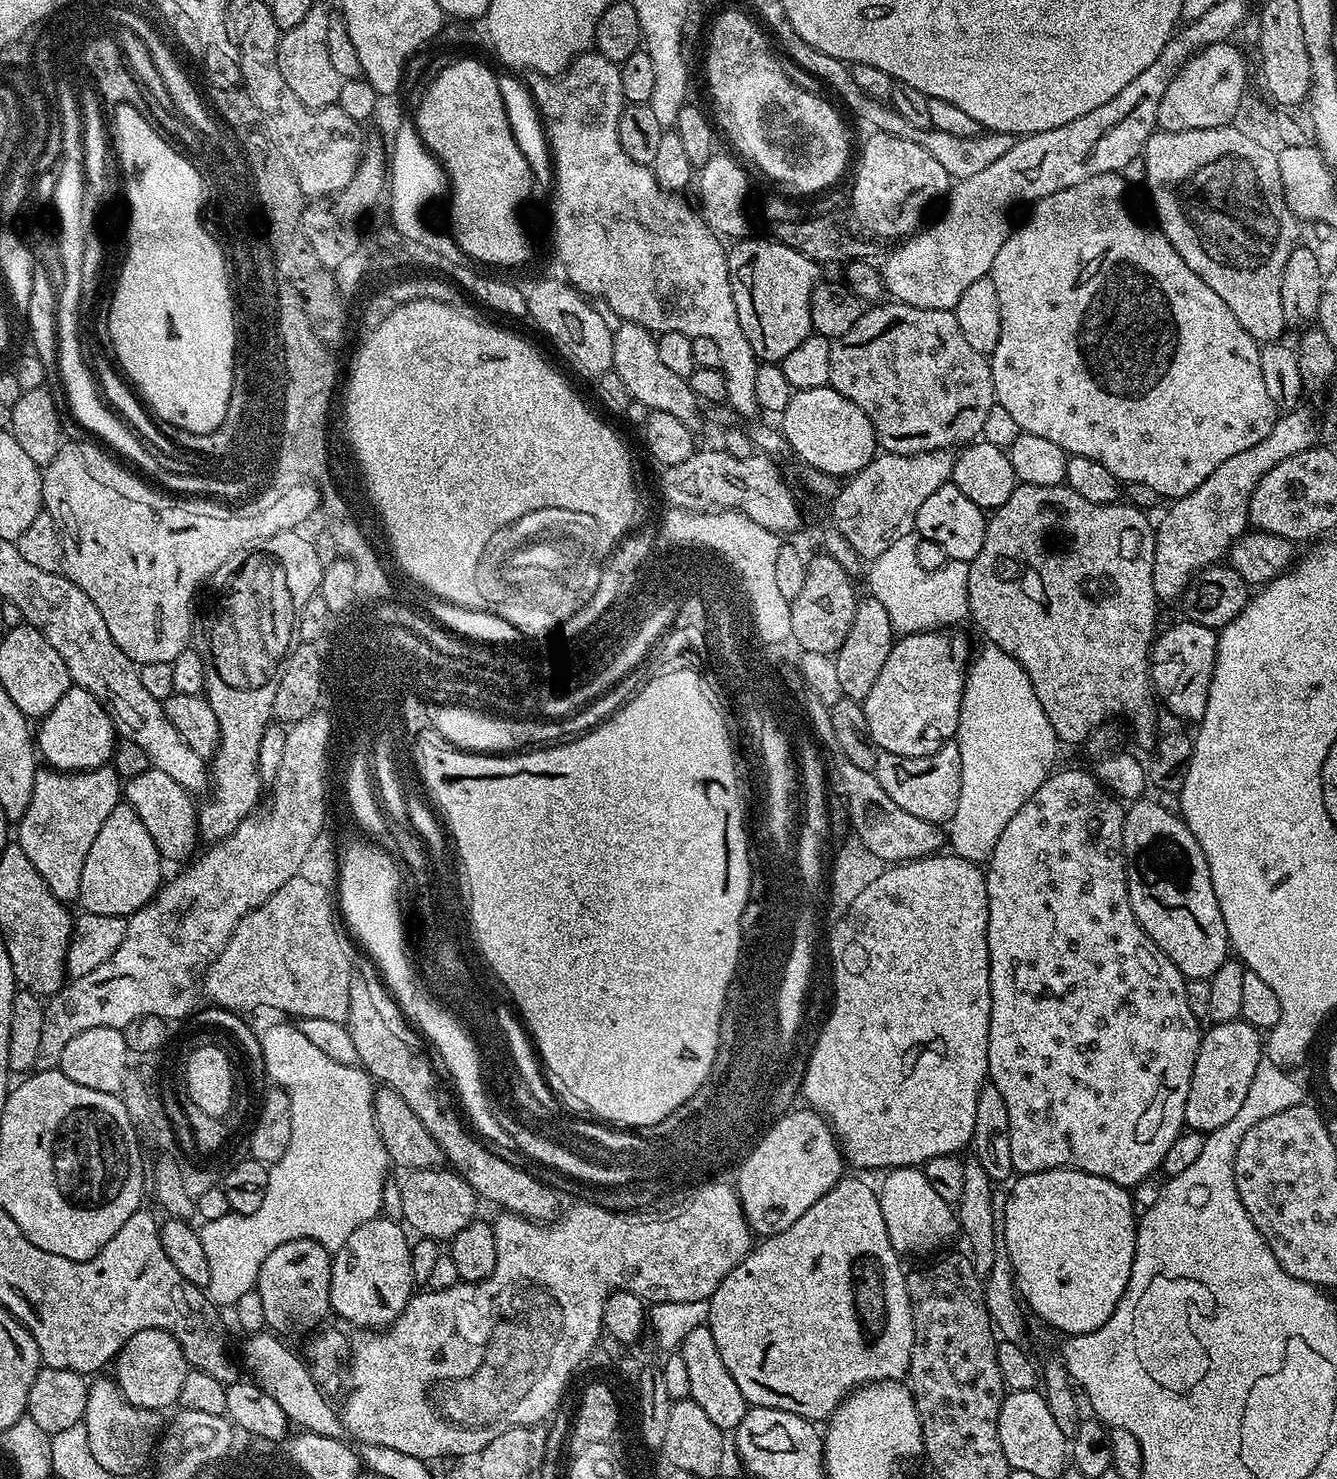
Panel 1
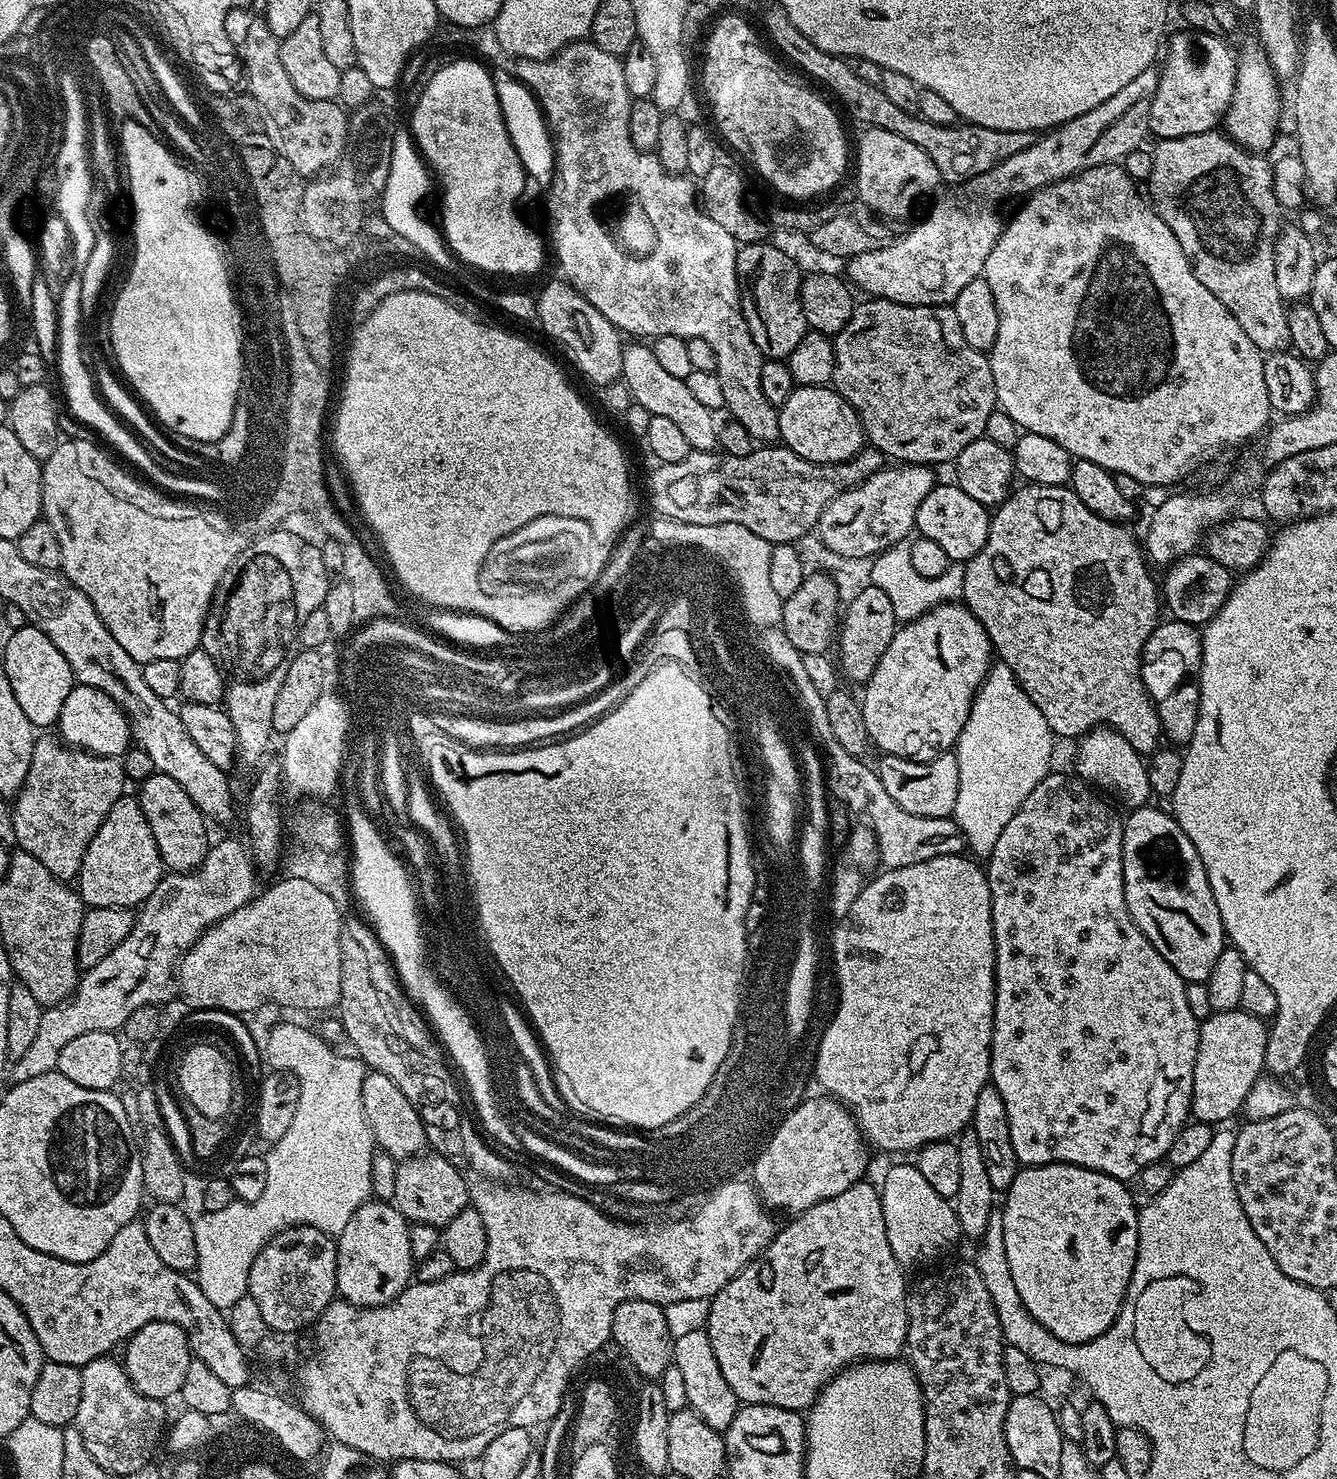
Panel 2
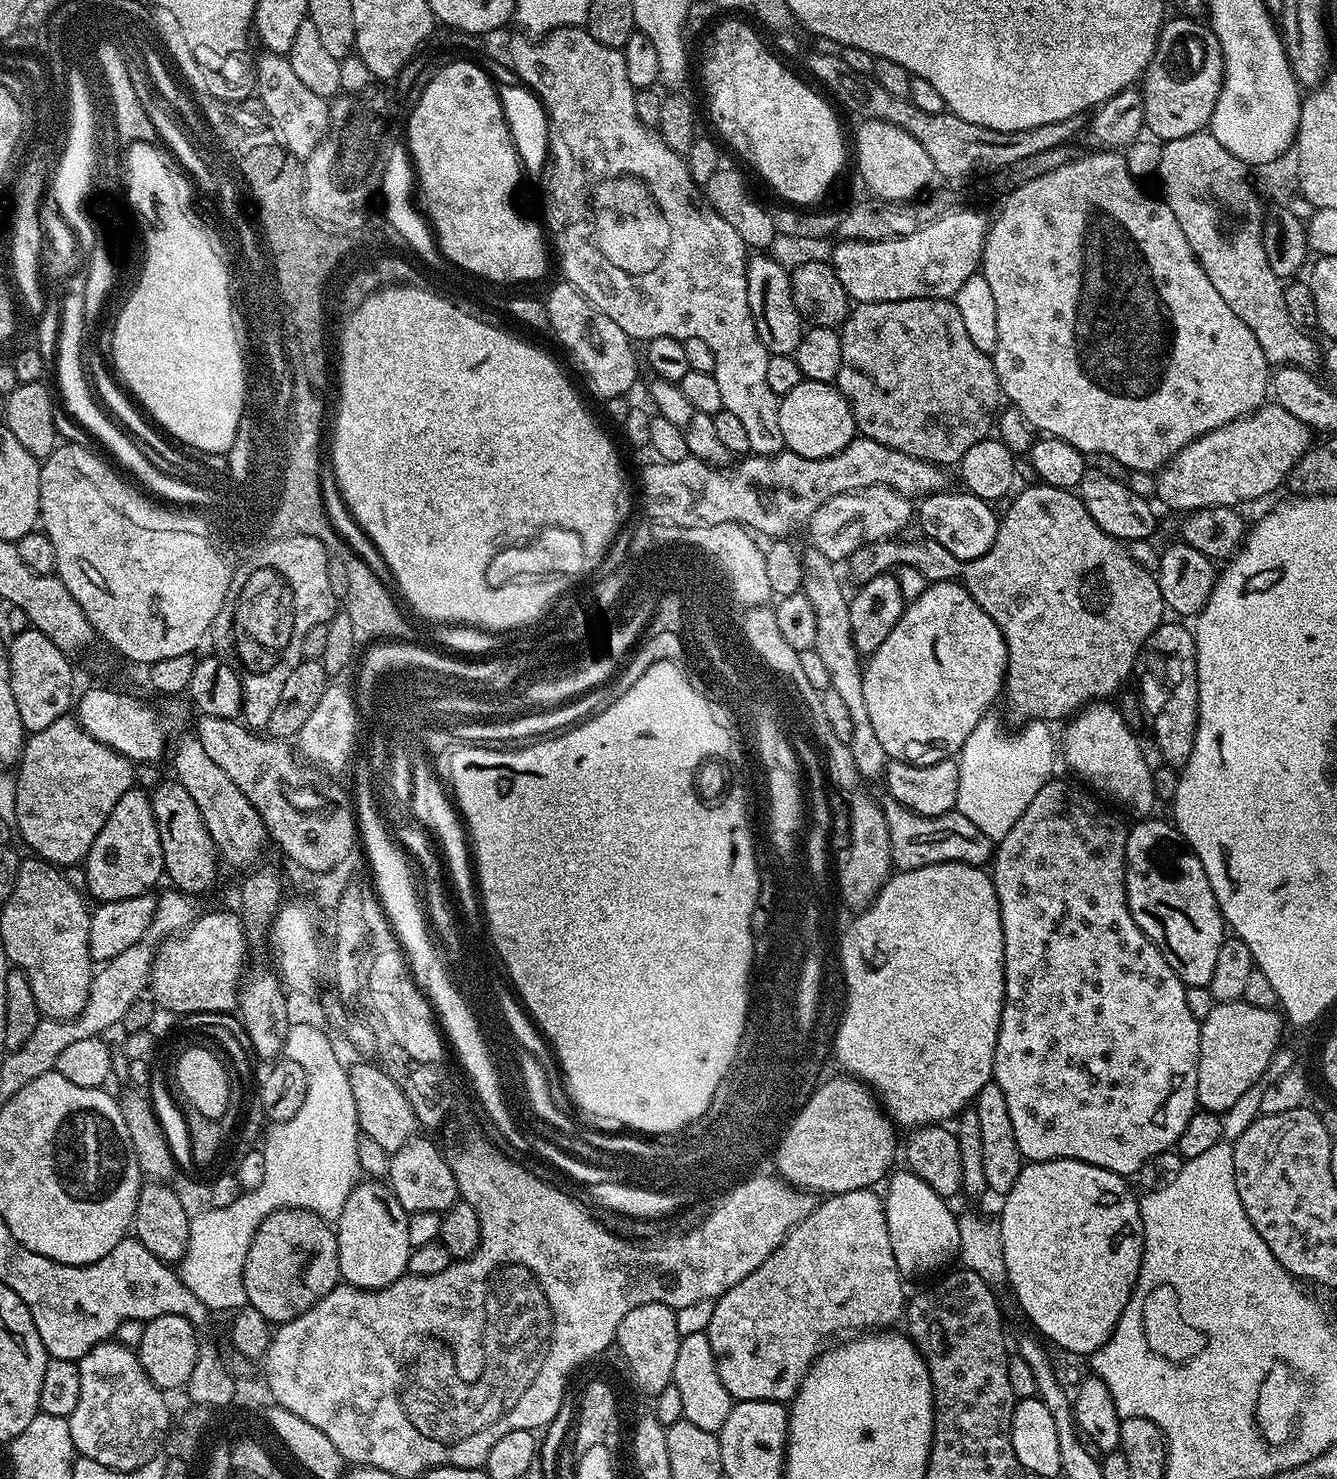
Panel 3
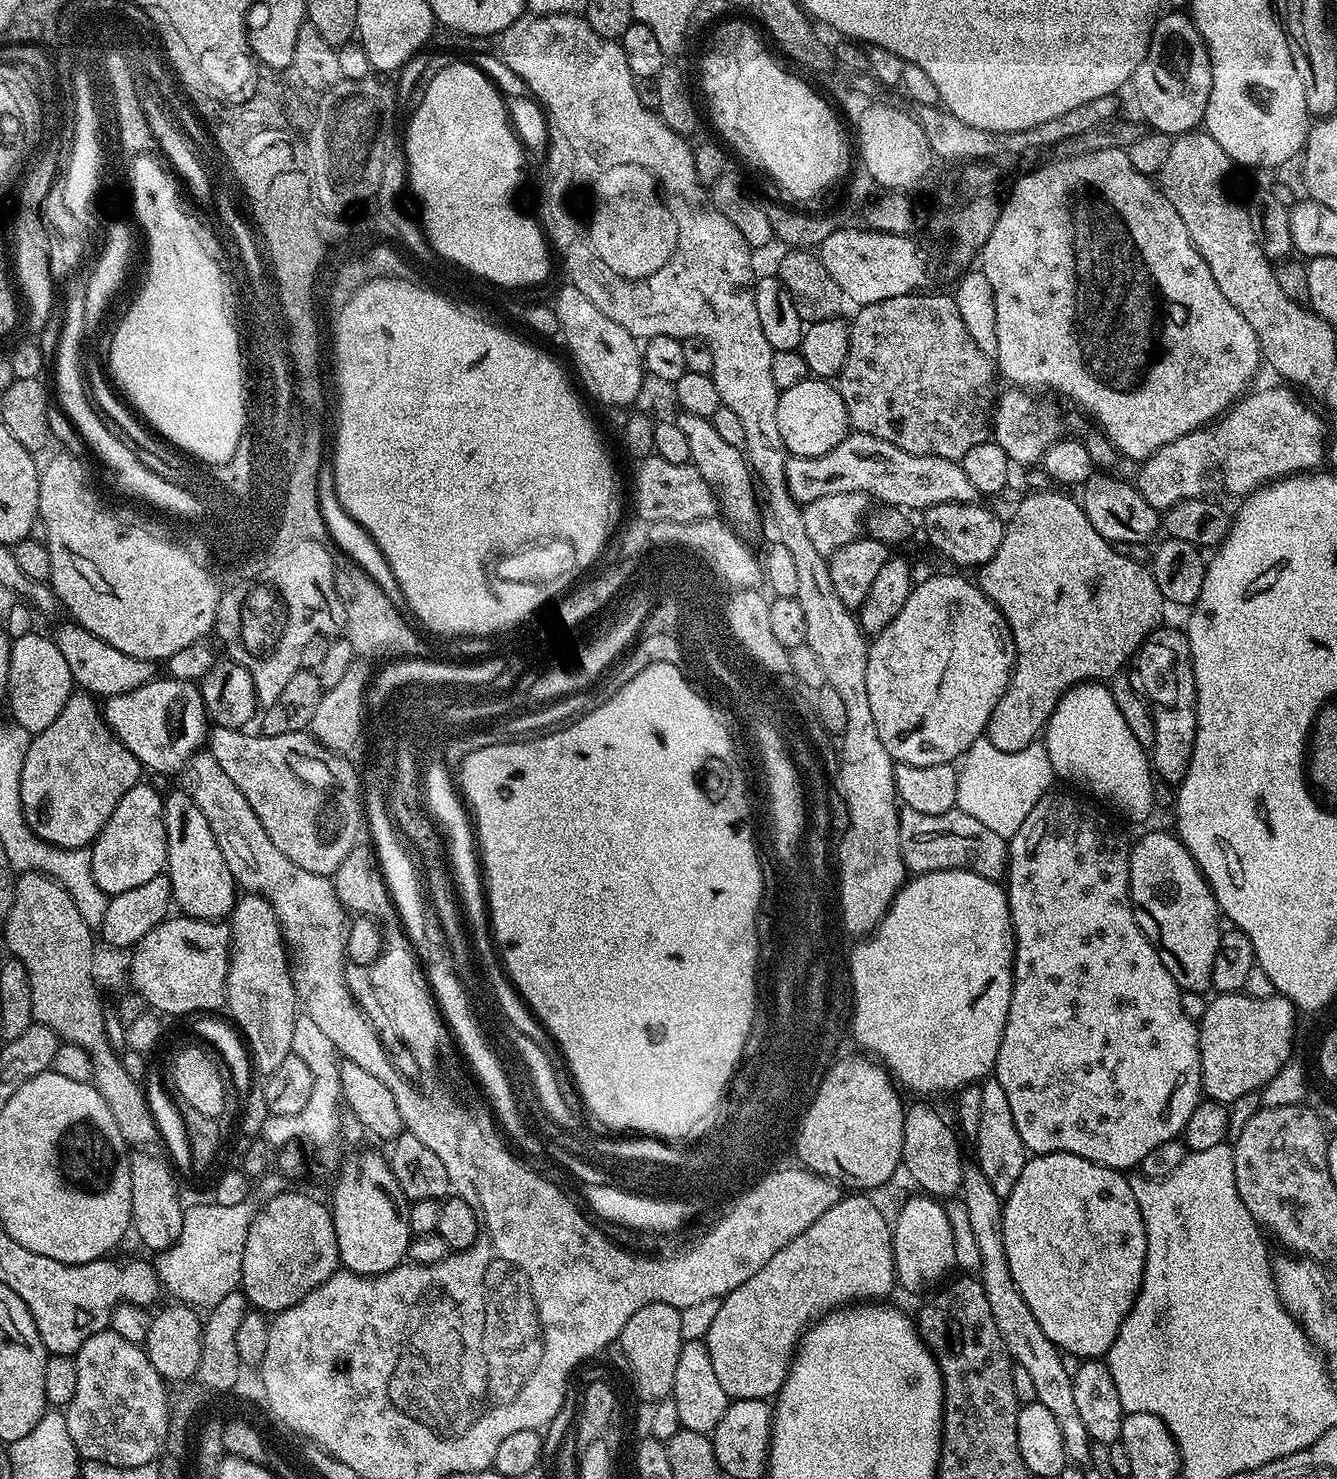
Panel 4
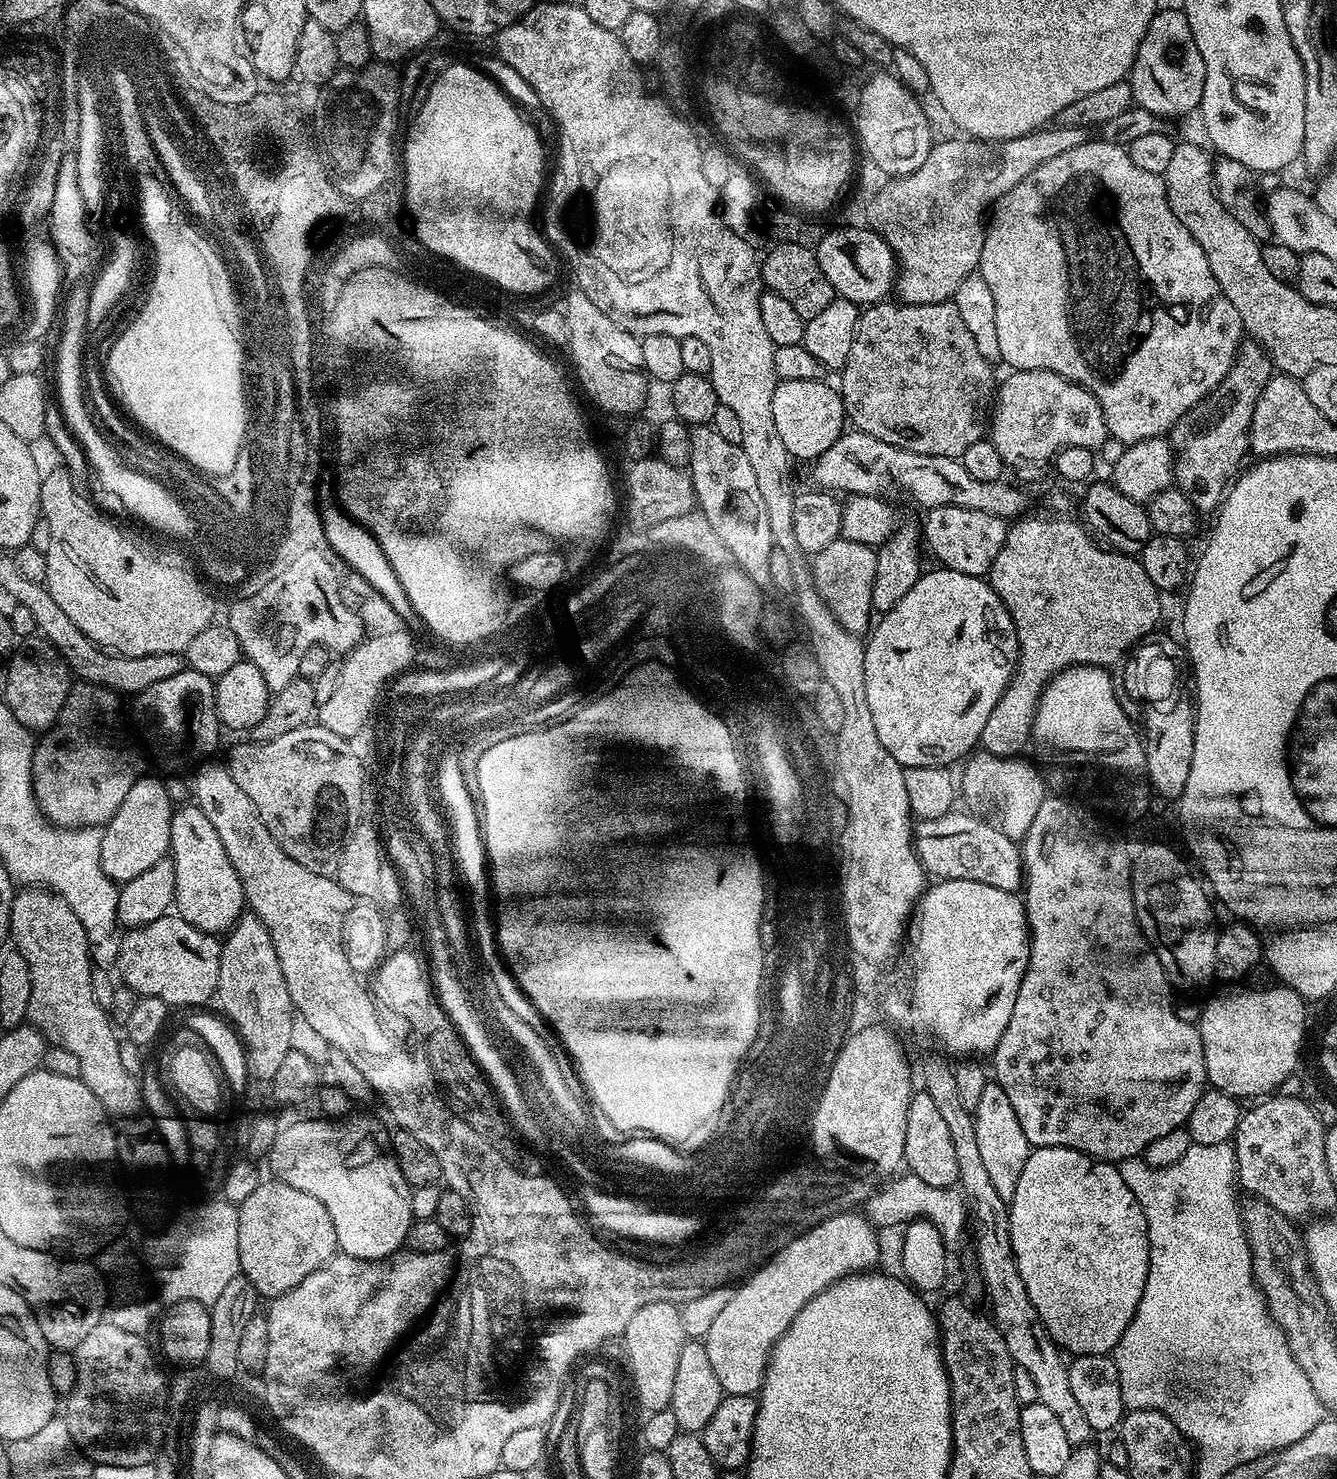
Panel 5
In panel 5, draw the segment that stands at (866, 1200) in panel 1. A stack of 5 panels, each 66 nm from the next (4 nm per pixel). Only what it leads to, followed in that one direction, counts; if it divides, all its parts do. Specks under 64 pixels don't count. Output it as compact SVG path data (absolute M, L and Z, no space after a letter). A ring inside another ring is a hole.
M841 1210L835 1216L828 1216L818 1224L812 1225L805 1231L801 1231L789 1240L779 1251L773 1251L769 1264L764 1264L737 1292L733 1291L728 1297L726 1306L718 1313L718 1318L714 1318L714 1322L710 1322L710 1330L702 1338L702 1343L706 1346L706 1355L710 1357L710 1363L714 1374L718 1377L718 1382L722 1386L722 1390L729 1396L756 1396L760 1391L760 1387L764 1385L764 1372L768 1369L768 1360L772 1357L772 1348L778 1342L778 1338L782 1338L782 1334L786 1334L786 1330L790 1326L790 1322L794 1322L794 1318L798 1318L798 1314L806 1306L806 1302L810 1302L822 1290L826 1290L832 1284L836 1284L843 1280L845 1276L863 1273L865 1270L872 1270L876 1263L880 1260L880 1240L877 1229L872 1227L872 1223L866 1219L859 1211Z

